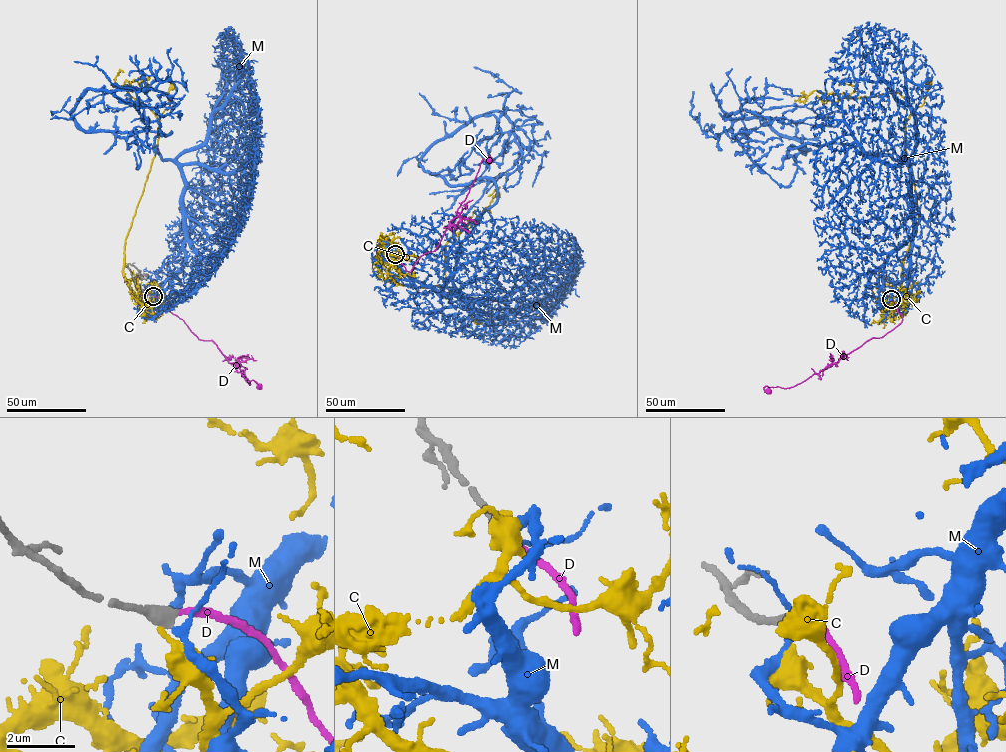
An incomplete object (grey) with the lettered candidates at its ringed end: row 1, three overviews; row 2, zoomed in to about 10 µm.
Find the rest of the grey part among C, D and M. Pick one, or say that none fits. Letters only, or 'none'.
D

